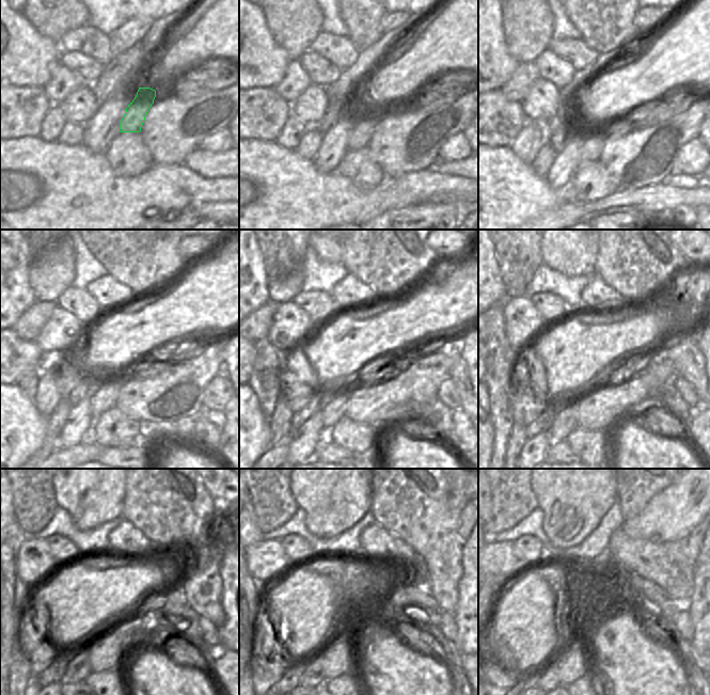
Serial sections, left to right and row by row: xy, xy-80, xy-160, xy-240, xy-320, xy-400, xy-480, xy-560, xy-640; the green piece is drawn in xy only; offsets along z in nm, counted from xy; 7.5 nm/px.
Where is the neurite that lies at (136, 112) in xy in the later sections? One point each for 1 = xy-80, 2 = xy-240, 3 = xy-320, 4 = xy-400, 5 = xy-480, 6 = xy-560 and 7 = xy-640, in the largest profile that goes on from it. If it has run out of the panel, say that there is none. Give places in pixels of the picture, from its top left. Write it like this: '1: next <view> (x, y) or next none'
1: next xy-80 (363, 129)
2: next xy-240 (106, 396)
3: next xy-320 (334, 410)
4: next xy-400 (566, 420)
5: next xy-480 (78, 668)
6: next xy-560 (314, 675)
7: next xy-640 (548, 679)

